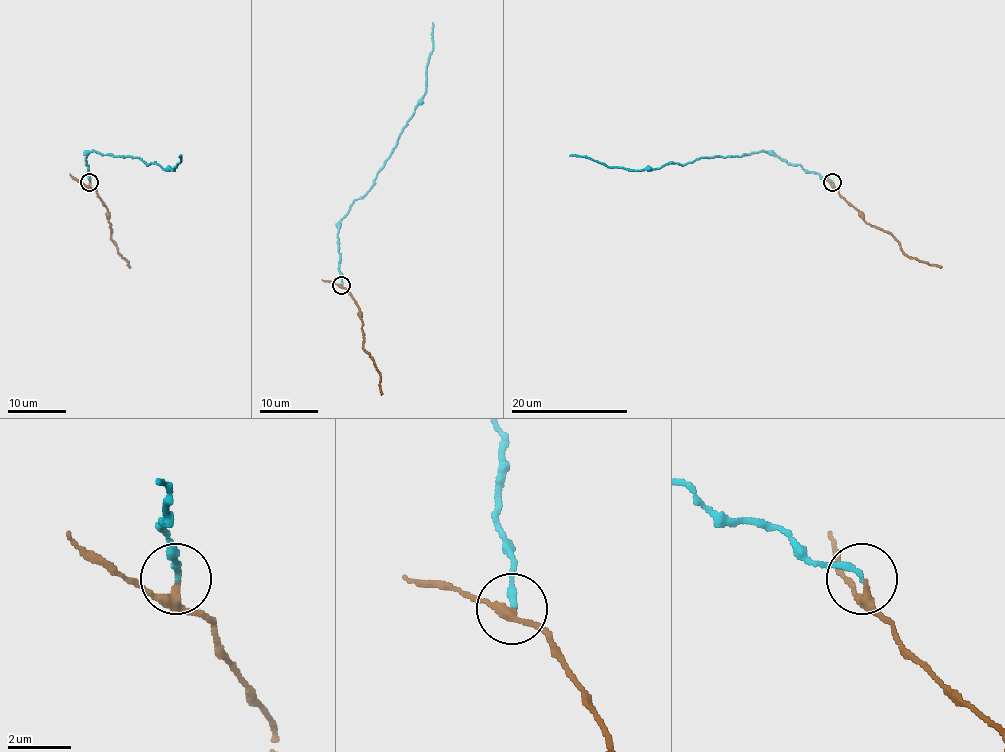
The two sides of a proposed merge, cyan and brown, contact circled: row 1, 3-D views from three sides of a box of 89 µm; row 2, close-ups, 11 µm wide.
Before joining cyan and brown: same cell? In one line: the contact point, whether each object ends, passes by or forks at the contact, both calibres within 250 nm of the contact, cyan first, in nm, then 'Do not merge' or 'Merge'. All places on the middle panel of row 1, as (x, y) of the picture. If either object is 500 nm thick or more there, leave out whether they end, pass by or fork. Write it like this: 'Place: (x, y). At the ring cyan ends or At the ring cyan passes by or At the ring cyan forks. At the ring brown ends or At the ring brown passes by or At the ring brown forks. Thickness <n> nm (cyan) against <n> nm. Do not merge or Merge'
Place: (341, 285). At the ring cyan ends. At the ring brown passes by. Thickness 200 nm (cyan) against 240 nm. Merge

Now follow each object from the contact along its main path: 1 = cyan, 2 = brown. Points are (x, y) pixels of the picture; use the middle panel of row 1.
1: (342, 286), (337, 239), (342, 217), (351, 204), (369, 190), (418, 101), (425, 93), (432, 22)
2: (342, 286), (358, 306), (364, 347), (380, 374), (381, 395)

